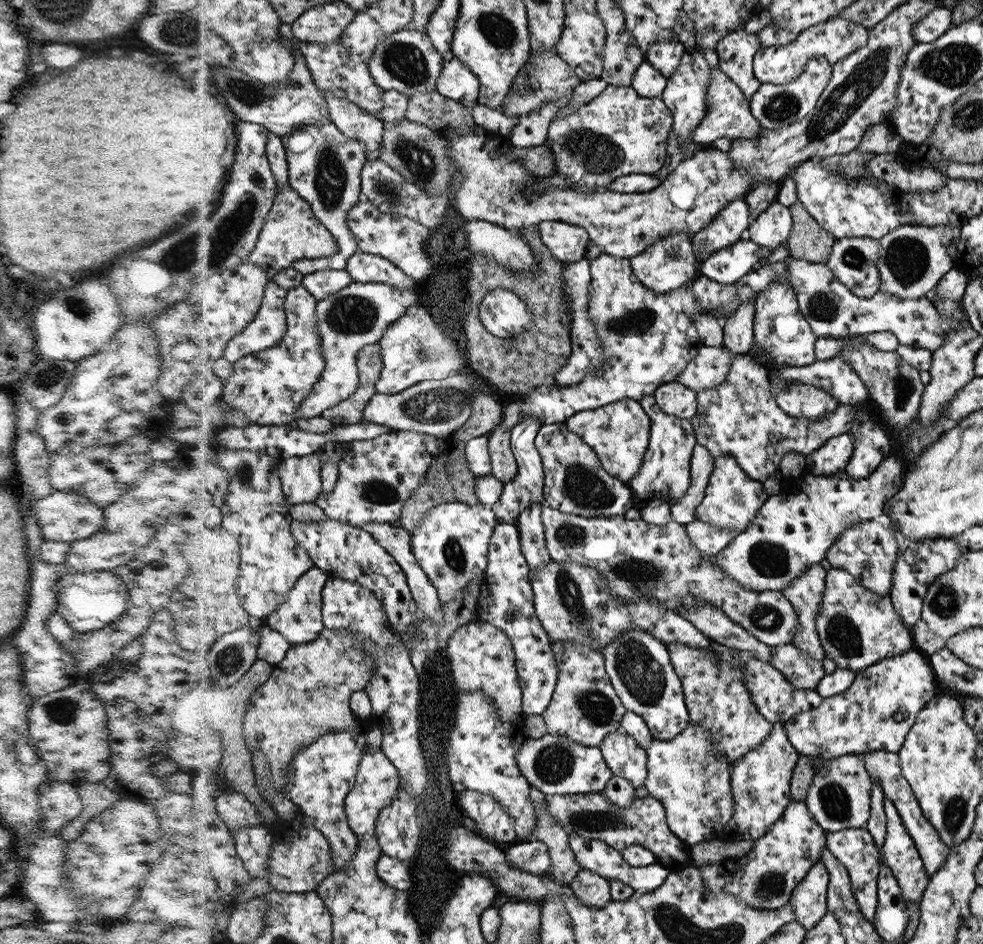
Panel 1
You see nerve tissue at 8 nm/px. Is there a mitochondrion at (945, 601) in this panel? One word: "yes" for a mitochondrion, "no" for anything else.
yes

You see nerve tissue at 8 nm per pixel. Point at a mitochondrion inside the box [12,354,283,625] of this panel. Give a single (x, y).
(48, 378)

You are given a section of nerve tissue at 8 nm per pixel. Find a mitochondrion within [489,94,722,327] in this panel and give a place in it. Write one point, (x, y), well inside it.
(596, 154)

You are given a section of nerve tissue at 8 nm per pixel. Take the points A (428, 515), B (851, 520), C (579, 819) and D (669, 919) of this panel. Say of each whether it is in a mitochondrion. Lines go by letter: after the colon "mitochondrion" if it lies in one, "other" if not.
A: other
B: other
C: mitochondrion
D: mitochondrion

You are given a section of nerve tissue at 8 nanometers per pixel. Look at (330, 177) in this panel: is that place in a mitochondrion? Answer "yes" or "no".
yes

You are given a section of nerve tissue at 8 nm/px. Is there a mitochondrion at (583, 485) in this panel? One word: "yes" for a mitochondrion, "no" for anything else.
yes

